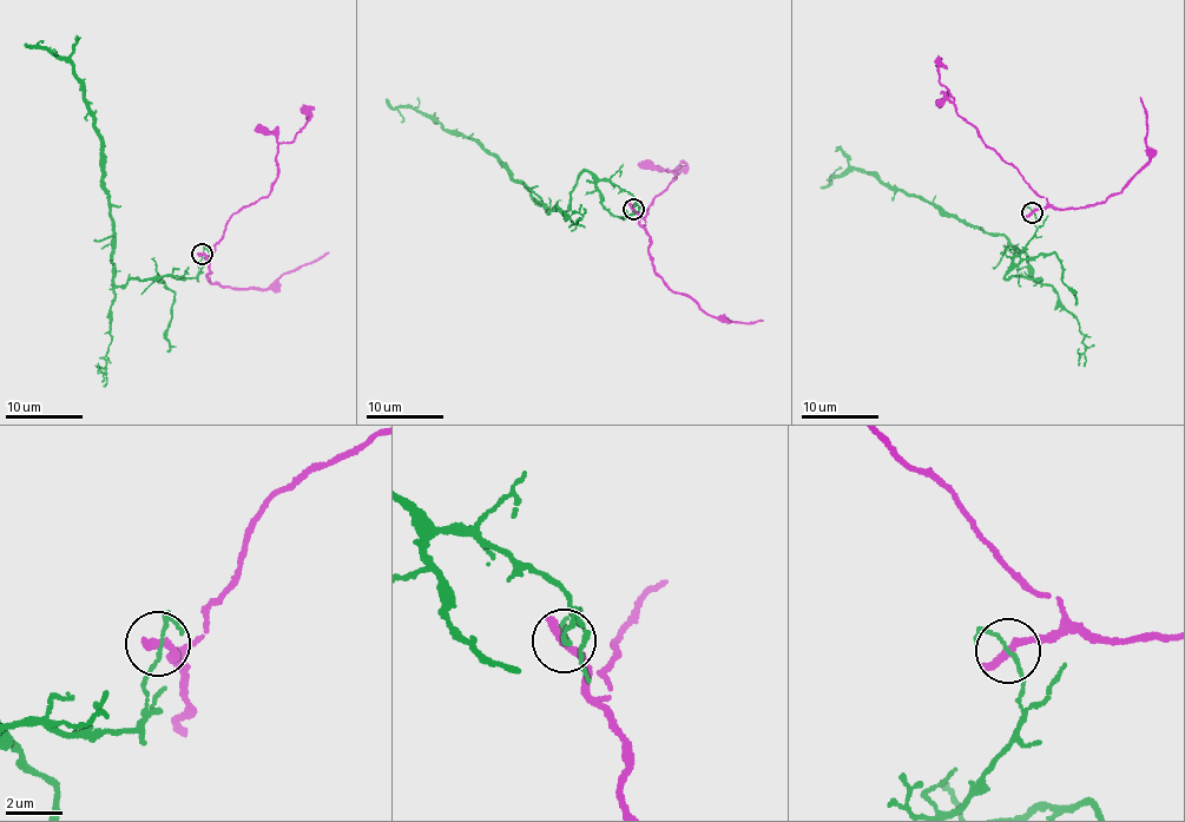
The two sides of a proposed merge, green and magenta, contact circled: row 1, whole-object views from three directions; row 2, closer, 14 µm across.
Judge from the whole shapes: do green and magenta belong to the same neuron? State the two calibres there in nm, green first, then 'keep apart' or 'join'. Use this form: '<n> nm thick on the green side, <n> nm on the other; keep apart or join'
100 nm thick on the green side, 360 nm on the other; keep apart

